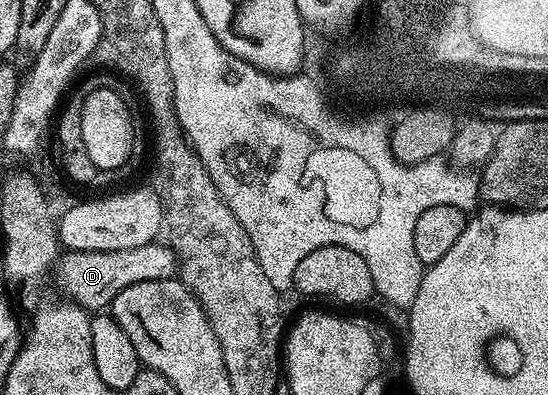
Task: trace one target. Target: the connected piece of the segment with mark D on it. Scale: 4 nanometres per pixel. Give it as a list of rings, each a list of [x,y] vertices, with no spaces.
[[[162,240],[140,244],[140,248],[120,248],[112,252],[80,252],[71,250],[63,253],[56,263],[58,286],[67,299],[83,306],[88,312],[102,312],[116,300],[124,288],[137,282],[164,280],[175,277],[179,261],[171,245]]]

